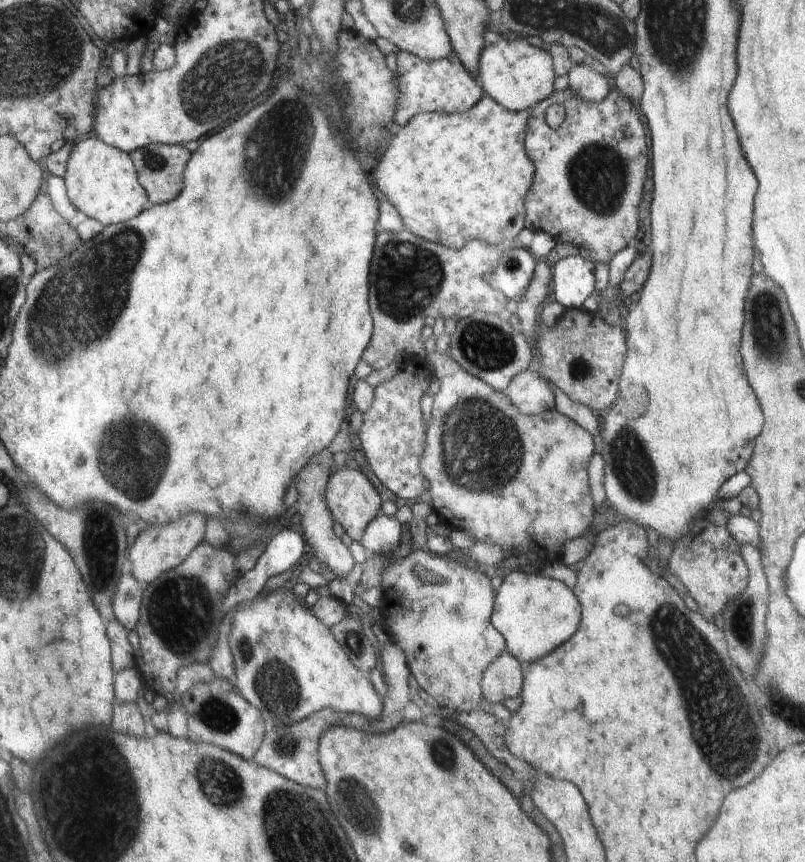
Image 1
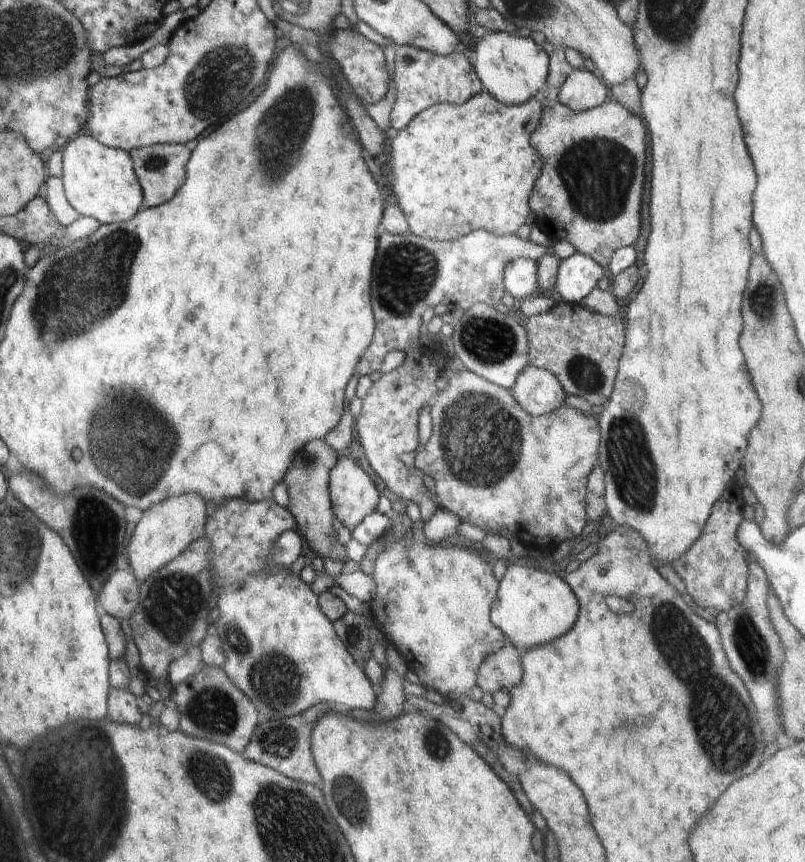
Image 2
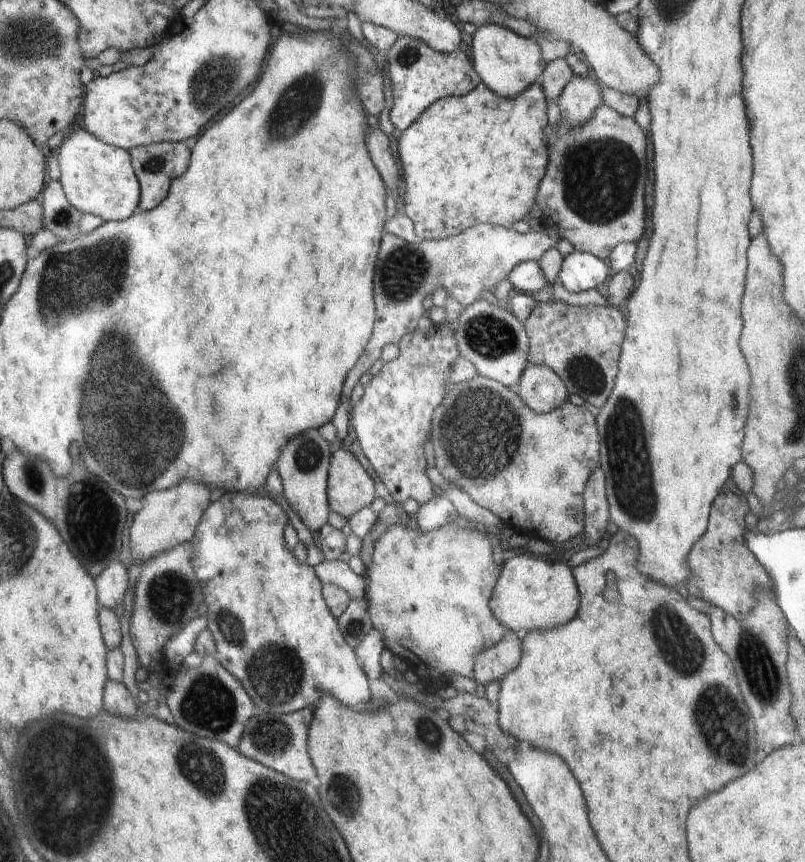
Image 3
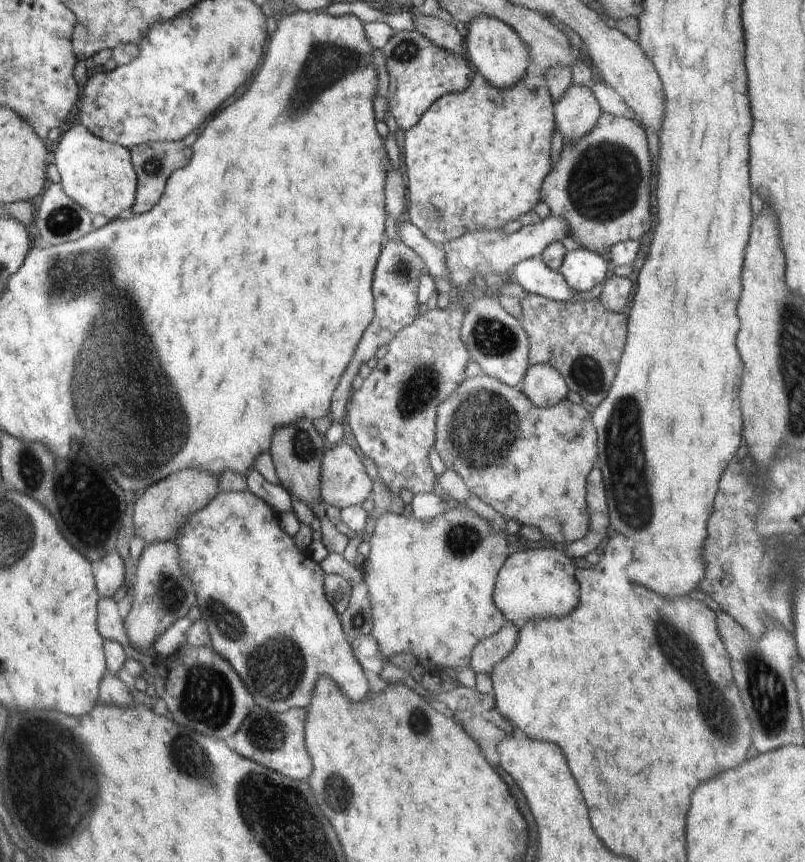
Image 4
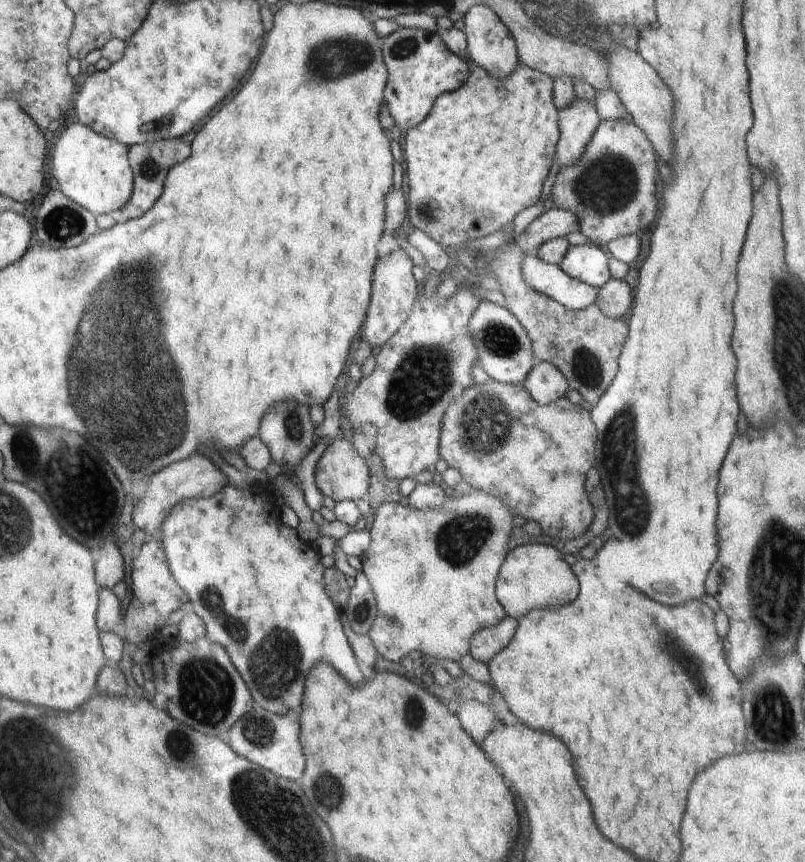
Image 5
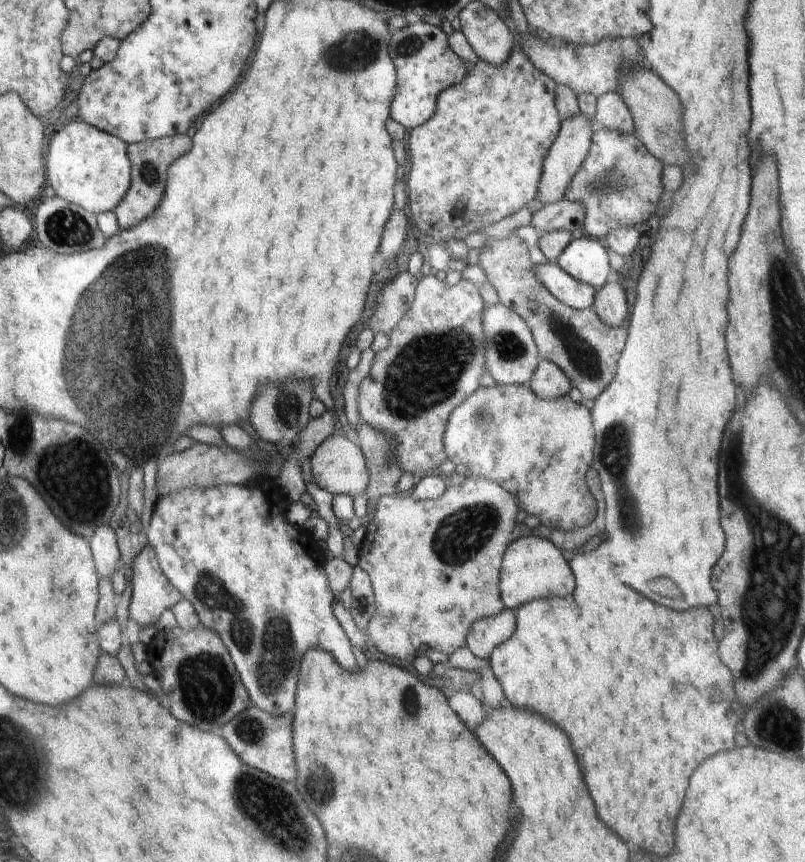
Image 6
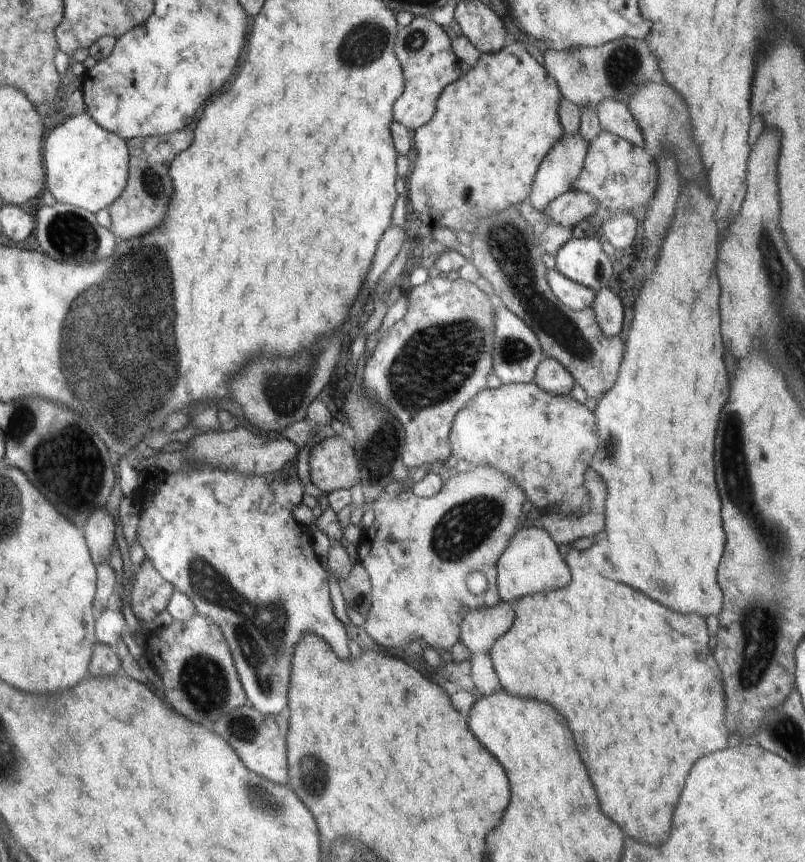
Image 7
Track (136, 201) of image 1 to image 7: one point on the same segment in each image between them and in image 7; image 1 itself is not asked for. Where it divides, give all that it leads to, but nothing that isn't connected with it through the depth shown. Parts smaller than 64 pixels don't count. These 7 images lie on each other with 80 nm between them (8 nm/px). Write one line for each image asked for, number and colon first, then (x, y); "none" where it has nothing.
2: (99, 181)
3: (97, 178)
4: (99, 177)
5: (91, 170)
6: (87, 167)
7: (86, 166)

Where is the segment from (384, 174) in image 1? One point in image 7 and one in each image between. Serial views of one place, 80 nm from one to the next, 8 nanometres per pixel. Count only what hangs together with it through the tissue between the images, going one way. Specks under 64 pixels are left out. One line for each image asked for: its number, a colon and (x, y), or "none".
2: (455, 168)
3: (455, 177)
4: (477, 160)
5: (481, 157)
6: (474, 163)
7: (478, 155)

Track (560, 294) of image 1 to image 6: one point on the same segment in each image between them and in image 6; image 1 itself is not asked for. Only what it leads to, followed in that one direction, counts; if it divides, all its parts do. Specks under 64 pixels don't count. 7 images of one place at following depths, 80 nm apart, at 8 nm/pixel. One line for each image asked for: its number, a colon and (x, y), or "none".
2: (578, 275)
3: (580, 271)
4: (582, 269)
5: (587, 263)
6: (586, 260)

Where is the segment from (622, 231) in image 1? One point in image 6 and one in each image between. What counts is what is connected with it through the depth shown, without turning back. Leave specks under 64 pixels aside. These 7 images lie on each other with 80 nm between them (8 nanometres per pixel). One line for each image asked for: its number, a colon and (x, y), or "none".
2: (588, 193)
3: (593, 191)
4: (601, 183)
5: (612, 188)
6: (619, 182)

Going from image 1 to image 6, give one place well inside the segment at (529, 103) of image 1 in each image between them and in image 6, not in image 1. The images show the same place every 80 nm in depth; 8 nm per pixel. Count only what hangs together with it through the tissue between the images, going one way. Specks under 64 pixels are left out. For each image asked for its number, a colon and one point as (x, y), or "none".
2: (512, 68)
3: (507, 63)
4: (502, 59)
5: (490, 44)
6: (492, 38)

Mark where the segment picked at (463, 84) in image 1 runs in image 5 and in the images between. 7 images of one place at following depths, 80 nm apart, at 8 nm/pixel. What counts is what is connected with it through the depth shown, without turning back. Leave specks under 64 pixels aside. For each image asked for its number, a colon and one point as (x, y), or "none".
2: (423, 79)
3: (420, 75)
4: (420, 72)
5: (420, 67)

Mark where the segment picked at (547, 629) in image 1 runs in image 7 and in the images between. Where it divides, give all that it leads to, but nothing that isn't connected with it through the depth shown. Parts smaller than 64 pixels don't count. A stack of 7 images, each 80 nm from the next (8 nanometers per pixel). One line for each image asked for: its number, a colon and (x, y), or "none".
2: (532, 607)
3: (531, 594)
4: (541, 583)
5: (534, 575)
6: (532, 567)
7: (531, 563)

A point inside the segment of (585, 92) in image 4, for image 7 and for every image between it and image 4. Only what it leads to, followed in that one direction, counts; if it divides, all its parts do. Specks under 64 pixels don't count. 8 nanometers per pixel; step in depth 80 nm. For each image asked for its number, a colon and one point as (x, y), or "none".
5: (577, 123)
6: (570, 148)
7: (558, 170)

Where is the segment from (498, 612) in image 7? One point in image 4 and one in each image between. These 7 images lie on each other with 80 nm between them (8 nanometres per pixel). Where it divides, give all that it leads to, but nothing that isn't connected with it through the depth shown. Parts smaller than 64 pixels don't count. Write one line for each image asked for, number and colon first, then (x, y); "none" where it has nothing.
4: (485, 654)
5: (488, 641)
6: (484, 635)

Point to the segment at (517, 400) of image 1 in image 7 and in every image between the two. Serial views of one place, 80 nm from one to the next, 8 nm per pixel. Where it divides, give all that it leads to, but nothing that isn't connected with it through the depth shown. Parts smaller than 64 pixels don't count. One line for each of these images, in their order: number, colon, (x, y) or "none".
2: (537, 390)
3: (541, 389)
4: (543, 385)
5: (546, 384)
6: (548, 381)
7: (550, 375)

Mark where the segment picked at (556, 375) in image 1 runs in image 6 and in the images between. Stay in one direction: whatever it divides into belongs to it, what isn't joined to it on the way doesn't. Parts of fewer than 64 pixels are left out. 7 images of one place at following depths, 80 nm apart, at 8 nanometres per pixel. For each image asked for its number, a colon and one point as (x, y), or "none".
2: (582, 348)
3: (582, 344)
4: (582, 340)
5: (583, 344)
6: (576, 340)

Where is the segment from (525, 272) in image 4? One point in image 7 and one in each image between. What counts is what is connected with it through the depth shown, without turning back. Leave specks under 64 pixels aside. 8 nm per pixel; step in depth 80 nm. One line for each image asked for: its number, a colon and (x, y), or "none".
5: (550, 279)
6: (577, 295)
7: (575, 296)

